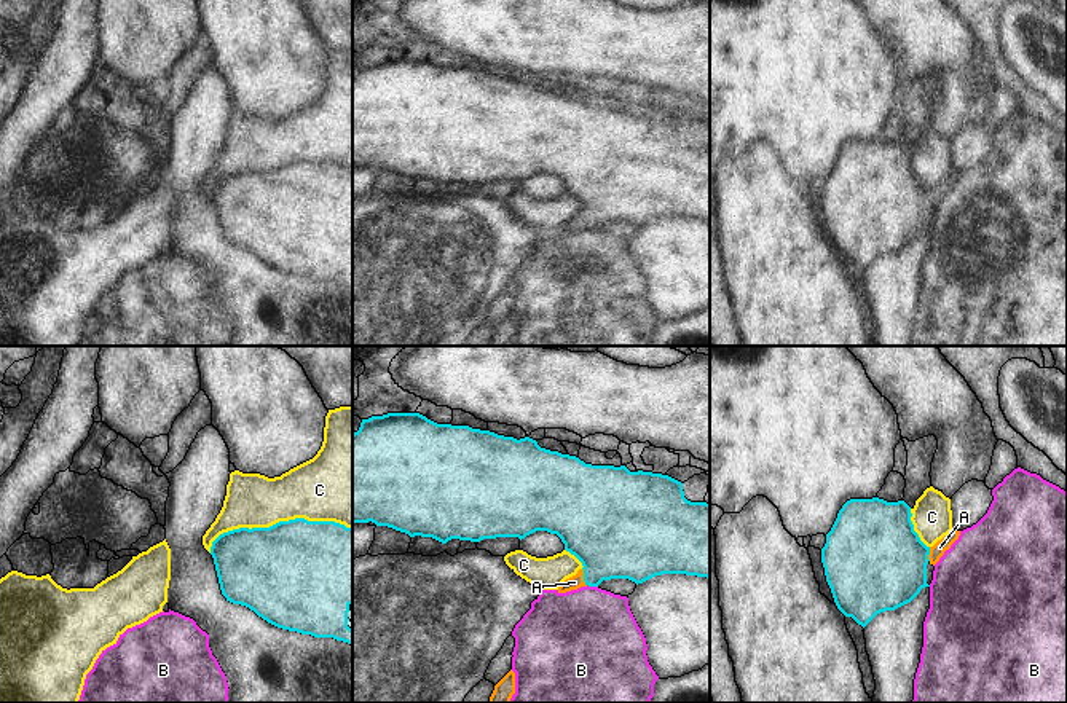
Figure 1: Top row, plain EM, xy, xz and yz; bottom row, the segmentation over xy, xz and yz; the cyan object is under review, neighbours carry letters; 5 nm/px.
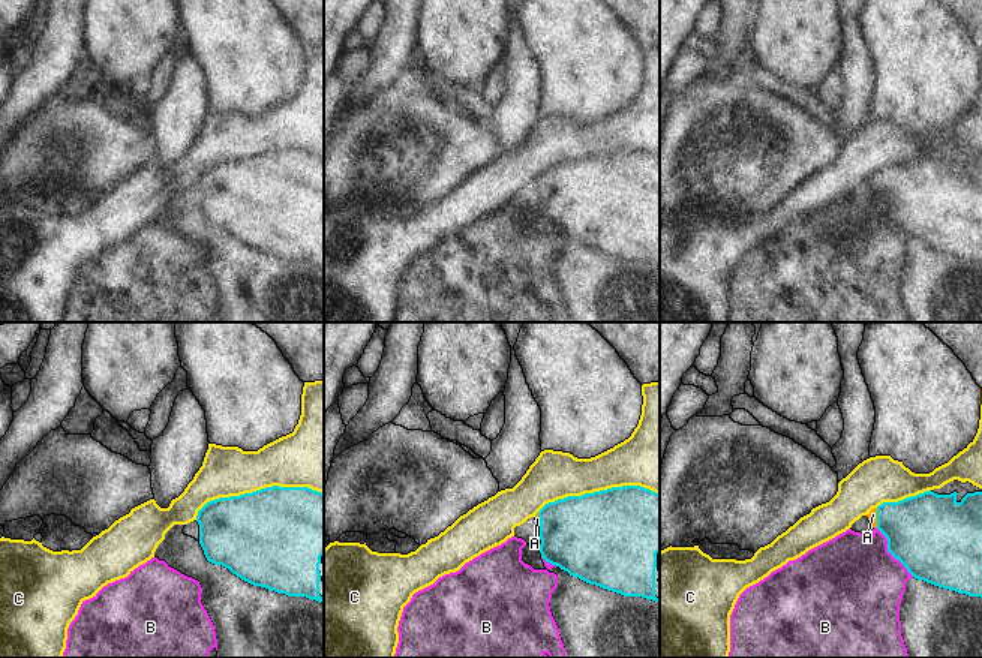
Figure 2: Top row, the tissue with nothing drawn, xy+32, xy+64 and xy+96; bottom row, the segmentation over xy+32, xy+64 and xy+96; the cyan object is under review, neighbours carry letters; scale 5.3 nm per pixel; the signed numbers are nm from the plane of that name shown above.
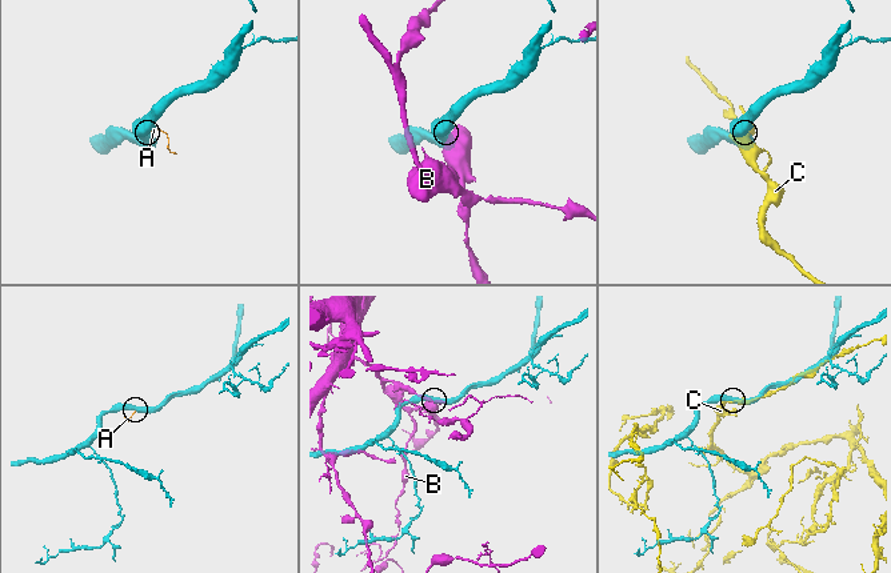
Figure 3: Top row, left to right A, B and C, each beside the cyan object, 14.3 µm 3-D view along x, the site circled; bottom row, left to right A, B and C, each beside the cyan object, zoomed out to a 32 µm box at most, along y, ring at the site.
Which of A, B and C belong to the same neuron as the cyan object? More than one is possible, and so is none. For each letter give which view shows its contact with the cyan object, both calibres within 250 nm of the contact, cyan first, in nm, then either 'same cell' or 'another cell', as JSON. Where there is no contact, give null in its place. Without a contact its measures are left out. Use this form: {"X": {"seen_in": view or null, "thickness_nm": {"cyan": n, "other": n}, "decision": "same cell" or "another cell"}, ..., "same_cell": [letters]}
{"A": {"seen_in": "xz", "thickness_nm": {"cyan": 400, "other": 70}, "decision": "same cell"}, "B": {"seen_in": "xz", "thickness_nm": {"cyan": 380, "other": 480}, "decision": "another cell"}, "C": {"seen_in": "xy", "thickness_nm": {"cyan": 500, "other": 300}, "decision": "another cell"}, "same_cell": ["A"]}

